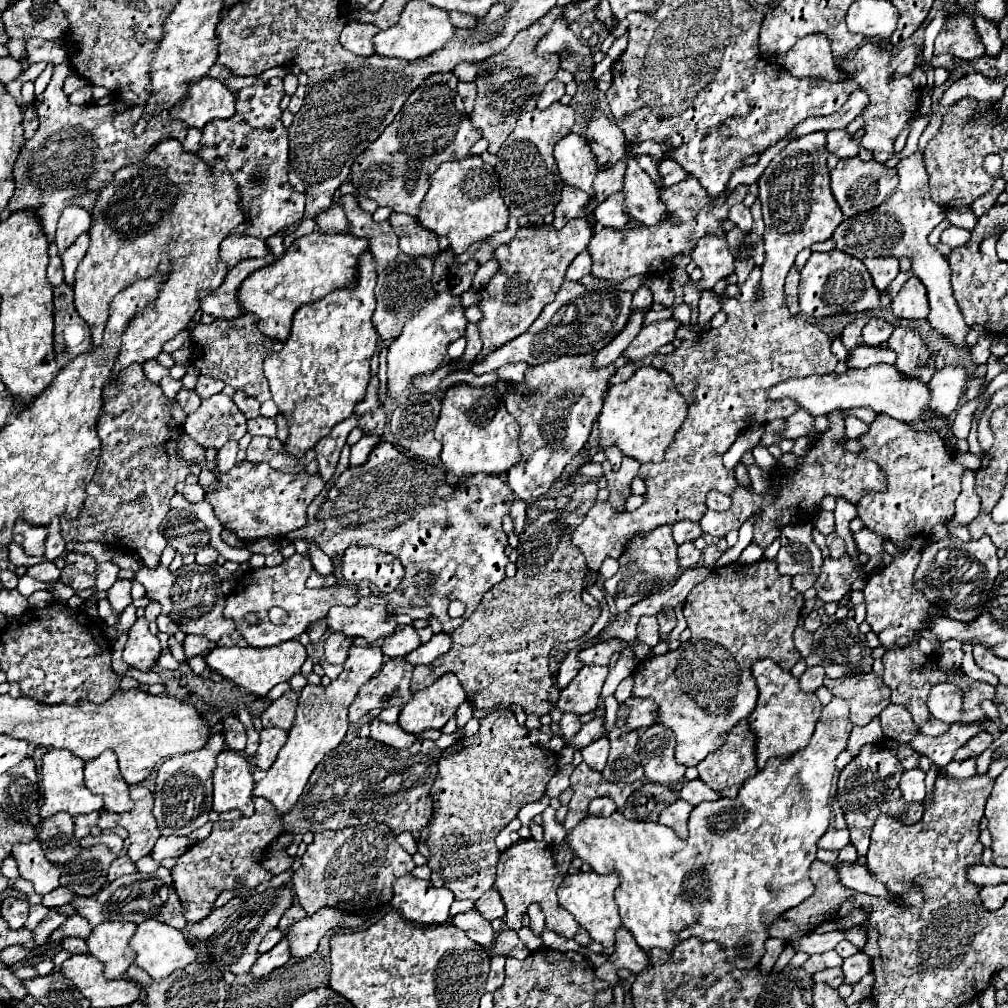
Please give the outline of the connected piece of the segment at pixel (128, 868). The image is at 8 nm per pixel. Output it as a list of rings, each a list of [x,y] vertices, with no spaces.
[[[117,857],[113,863],[111,863],[111,869],[107,873],[107,883],[115,881],[117,877],[121,875],[129,875],[129,873],[135,873],[135,863],[129,859],[129,857]]]

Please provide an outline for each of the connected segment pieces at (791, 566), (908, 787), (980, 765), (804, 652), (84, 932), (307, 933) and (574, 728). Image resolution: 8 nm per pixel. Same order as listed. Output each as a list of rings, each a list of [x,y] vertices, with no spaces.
[[[813,523],[803,525],[787,525],[781,529],[781,549],[775,557],[777,569],[781,575],[797,575],[797,573],[813,573],[819,575],[819,567],[823,563],[821,549],[811,539]]]
[[[921,769],[905,771],[899,781],[899,789],[907,801],[921,803],[925,797],[925,771],[921,771]]]
[[[993,746],[987,748],[979,757],[976,758],[977,769],[976,775],[986,774],[992,762]]]
[[[797,627],[795,633],[793,633],[793,639],[795,639],[795,648],[799,651],[803,658],[808,657],[811,654],[813,646],[813,633],[805,631],[805,627]]]
[[[71,915],[63,921],[63,925],[59,929],[55,929],[51,933],[51,939],[55,943],[61,943],[65,937],[79,937],[79,939],[87,939],[93,933],[89,921],[81,915]]]
[[[331,907],[319,909],[315,915],[297,921],[289,929],[287,937],[291,941],[291,955],[293,957],[299,957],[299,959],[309,957],[317,949],[319,939],[329,929],[337,929],[337,927],[355,929],[355,925],[351,925],[351,923],[359,923],[359,917],[357,915],[343,913],[339,909],[331,909]]]
[[[563,713],[561,721],[559,721],[559,729],[563,733],[563,737],[573,737],[579,731],[581,723],[579,717],[575,717],[575,713]]]

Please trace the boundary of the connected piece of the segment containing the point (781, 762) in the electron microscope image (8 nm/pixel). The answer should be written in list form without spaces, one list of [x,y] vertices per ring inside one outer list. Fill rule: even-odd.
[[[833,697],[829,705],[823,707],[821,711],[821,717],[817,721],[817,727],[815,727],[815,733],[811,737],[811,743],[793,753],[791,757],[787,759],[769,759],[765,769],[761,769],[755,777],[747,779],[745,785],[741,787],[739,795],[735,799],[729,801],[729,805],[725,805],[725,799],[719,799],[715,801],[715,807],[713,803],[709,801],[703,801],[699,803],[693,811],[691,811],[691,817],[689,817],[689,839],[687,841],[681,841],[677,835],[669,835],[671,829],[667,829],[665,825],[661,823],[647,823],[647,821],[633,821],[633,819],[625,819],[621,811],[615,811],[611,813],[609,817],[597,817],[597,815],[587,815],[583,817],[583,821],[579,821],[579,825],[575,825],[575,829],[571,829],[565,837],[567,845],[571,847],[571,851],[583,859],[585,863],[589,863],[593,867],[595,873],[617,873],[619,875],[619,881],[621,885],[615,889],[615,903],[619,907],[619,915],[621,915],[621,921],[623,921],[623,927],[627,927],[635,941],[639,943],[641,949],[649,951],[653,947],[659,947],[659,949],[673,949],[673,943],[681,941],[681,939],[687,939],[691,935],[703,939],[703,941],[719,941],[725,945],[727,949],[727,961],[731,961],[731,965],[735,967],[741,967],[741,969],[753,969],[755,965],[759,965],[759,959],[763,955],[763,943],[765,939],[769,937],[767,935],[767,925],[783,911],[799,905],[803,899],[807,899],[811,893],[813,893],[813,883],[809,881],[809,865],[815,861],[815,853],[817,853],[817,841],[819,837],[829,829],[829,823],[831,823],[831,809],[829,809],[829,791],[831,791],[831,783],[833,783],[833,773],[835,773],[835,759],[837,755],[847,747],[847,737],[849,737],[849,731],[851,731],[851,721],[849,721],[849,705],[847,701],[839,699],[839,697]],[[709,815],[719,815],[723,819],[729,819],[729,821],[709,821]]]

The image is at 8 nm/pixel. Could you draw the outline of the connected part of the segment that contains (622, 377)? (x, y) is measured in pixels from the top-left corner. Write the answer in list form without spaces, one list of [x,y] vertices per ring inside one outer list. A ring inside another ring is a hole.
[[[625,365],[625,367],[617,369],[617,373],[615,373],[615,377],[611,377],[609,385],[615,385],[615,383],[625,383],[625,381],[627,381],[633,373],[635,373],[635,365]]]

